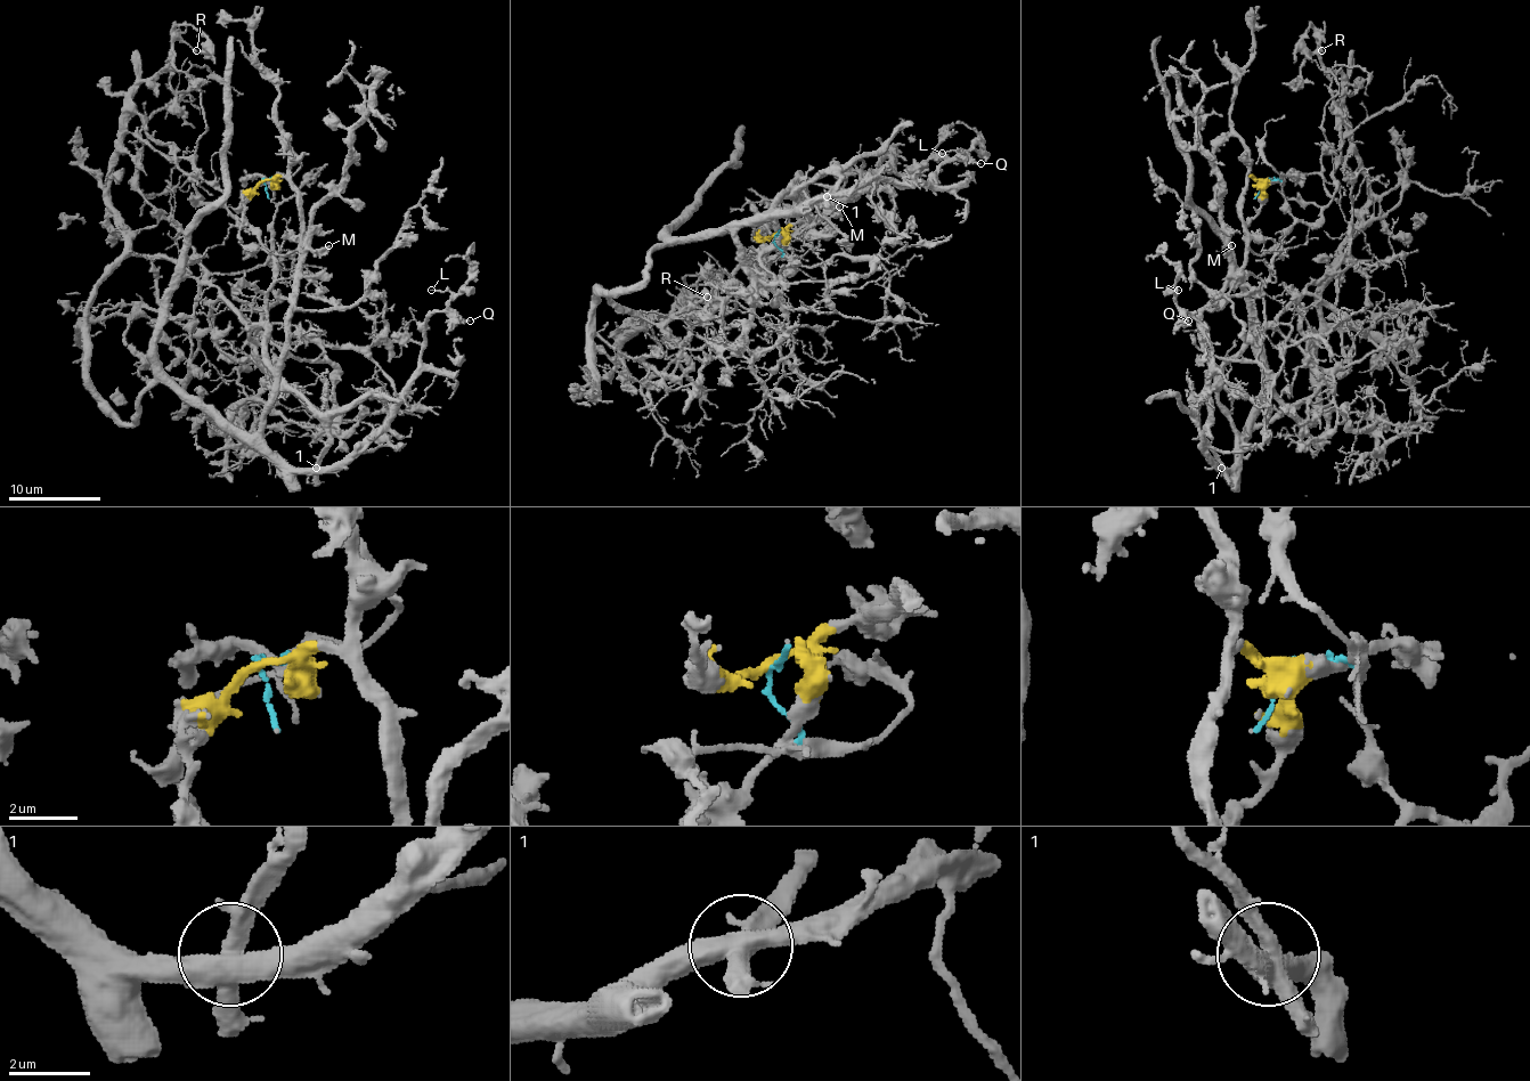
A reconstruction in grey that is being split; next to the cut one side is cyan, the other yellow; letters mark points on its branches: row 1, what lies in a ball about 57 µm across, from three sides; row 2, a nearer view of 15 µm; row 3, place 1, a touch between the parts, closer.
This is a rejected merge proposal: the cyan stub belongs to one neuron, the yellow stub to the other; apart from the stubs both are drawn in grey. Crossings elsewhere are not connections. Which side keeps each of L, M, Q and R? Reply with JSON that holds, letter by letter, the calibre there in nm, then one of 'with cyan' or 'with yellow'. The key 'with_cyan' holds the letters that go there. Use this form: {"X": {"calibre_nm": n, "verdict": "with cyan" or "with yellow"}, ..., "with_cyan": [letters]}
{"L": {"calibre_nm": 130, "verdict": "with yellow"}, "M": {"calibre_nm": 300, "verdict": "with yellow"}, "Q": {"calibre_nm": 220, "verdict": "with yellow"}, "R": {"calibre_nm": 120, "verdict": "with yellow"}, "with_cyan": []}

